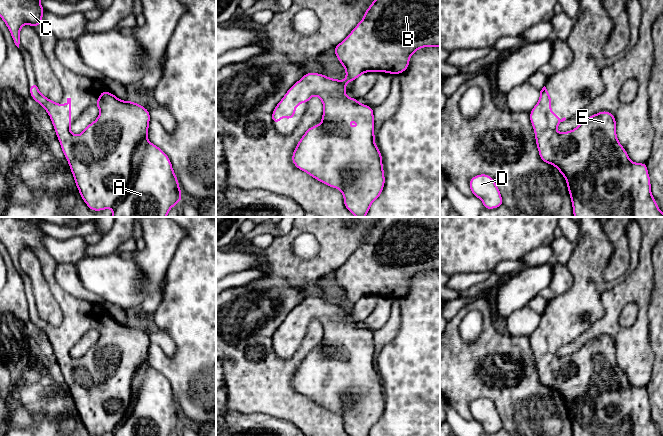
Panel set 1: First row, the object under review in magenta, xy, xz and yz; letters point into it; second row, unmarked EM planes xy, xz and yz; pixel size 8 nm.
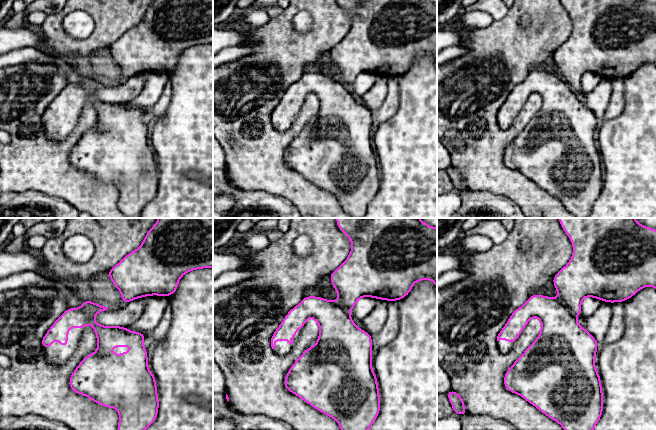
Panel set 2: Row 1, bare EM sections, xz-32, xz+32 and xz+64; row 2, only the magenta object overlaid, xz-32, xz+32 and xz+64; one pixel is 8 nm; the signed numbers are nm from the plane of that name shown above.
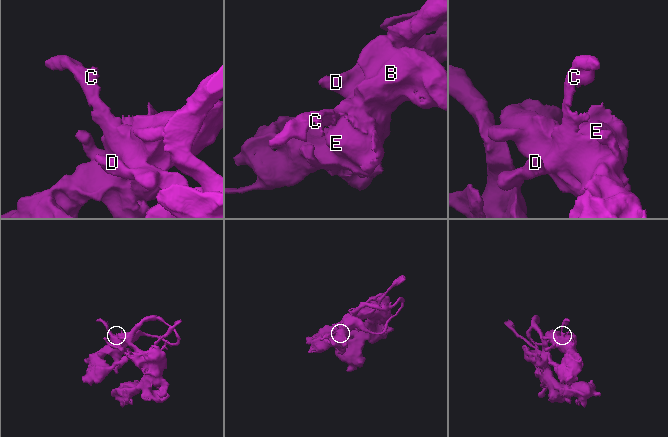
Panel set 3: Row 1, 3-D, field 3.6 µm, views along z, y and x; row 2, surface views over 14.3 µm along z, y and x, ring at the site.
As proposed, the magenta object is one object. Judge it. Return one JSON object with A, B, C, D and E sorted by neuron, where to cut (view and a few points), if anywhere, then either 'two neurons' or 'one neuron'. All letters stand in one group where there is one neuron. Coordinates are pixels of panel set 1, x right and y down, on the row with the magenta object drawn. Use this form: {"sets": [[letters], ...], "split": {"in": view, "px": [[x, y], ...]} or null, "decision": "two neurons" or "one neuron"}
{"sets": [["A", "B", "C", "D", "E"]], "split": null, "decision": "one neuron"}

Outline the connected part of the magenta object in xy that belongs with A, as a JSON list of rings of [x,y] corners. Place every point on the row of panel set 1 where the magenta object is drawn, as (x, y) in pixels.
[[[36,82],[29,85],[29,89],[31,97],[49,114],[80,196],[89,209],[101,211],[111,208],[112,217],[166,217],[170,209],[180,203],[182,194],[169,157],[147,140],[151,119],[149,110],[133,101],[120,100],[104,90],[95,102],[100,110],[98,118],[86,126],[80,135],[74,135],[70,132],[71,98],[67,98],[67,103],[61,105],[43,96]]]

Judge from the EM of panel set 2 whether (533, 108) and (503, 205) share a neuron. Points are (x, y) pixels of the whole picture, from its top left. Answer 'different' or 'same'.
different

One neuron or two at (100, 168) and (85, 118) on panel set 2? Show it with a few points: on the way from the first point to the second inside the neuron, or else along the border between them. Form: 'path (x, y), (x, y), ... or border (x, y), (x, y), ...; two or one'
border (88, 100), (84, 104), (76, 126), (68, 134); two

